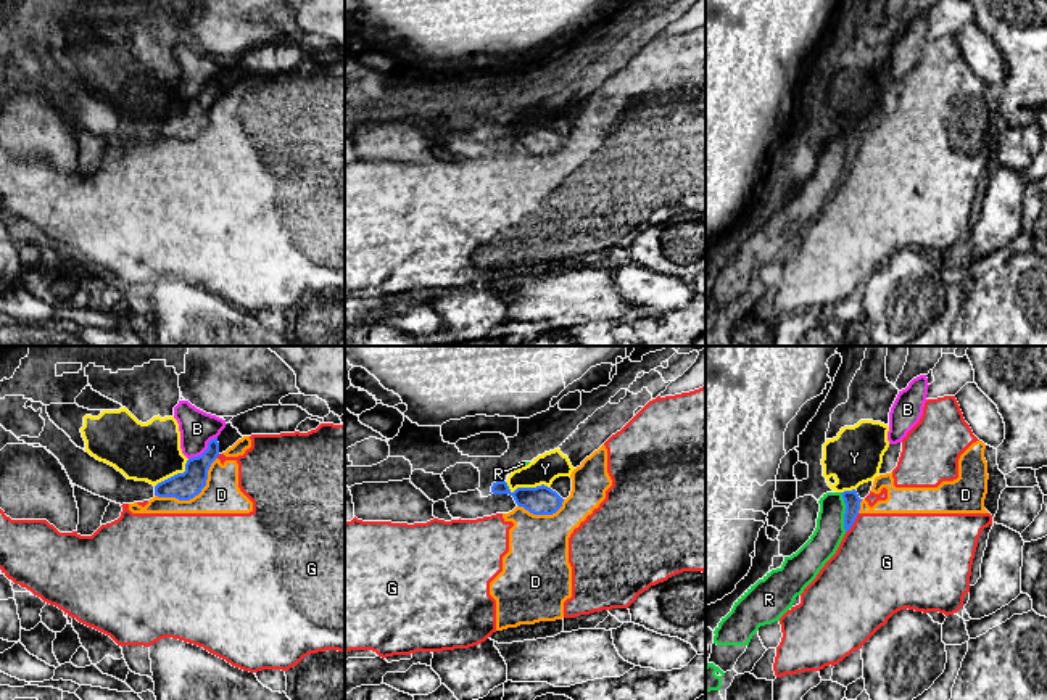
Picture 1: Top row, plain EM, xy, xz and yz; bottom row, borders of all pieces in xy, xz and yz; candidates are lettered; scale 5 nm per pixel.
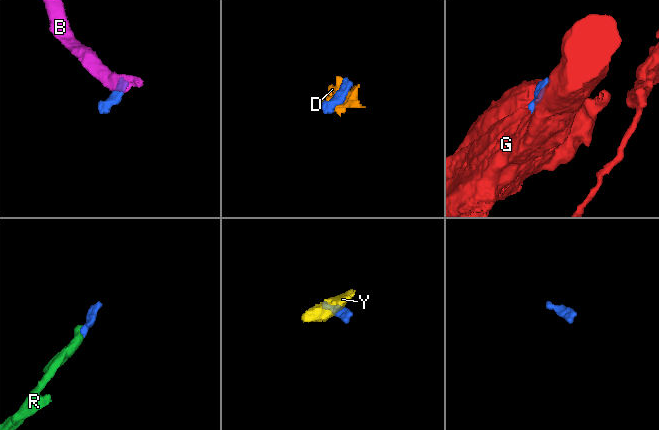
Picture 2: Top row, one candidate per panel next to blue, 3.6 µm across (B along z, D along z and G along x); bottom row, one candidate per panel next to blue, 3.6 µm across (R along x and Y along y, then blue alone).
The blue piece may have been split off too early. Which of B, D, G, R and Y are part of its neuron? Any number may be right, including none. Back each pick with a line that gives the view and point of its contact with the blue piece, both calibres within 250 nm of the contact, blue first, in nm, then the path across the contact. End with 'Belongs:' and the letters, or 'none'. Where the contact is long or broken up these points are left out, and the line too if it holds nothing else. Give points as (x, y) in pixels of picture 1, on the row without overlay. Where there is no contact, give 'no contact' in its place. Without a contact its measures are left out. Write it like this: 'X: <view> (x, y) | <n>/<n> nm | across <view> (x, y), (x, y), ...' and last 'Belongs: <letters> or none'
R: yz (846, 152) | 80/150 nm | across yz (851, 137), (846, 144), (846, 152), (830, 168), (823, 182)
Belongs: R

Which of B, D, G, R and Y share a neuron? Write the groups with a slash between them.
B / D G / R / Y

